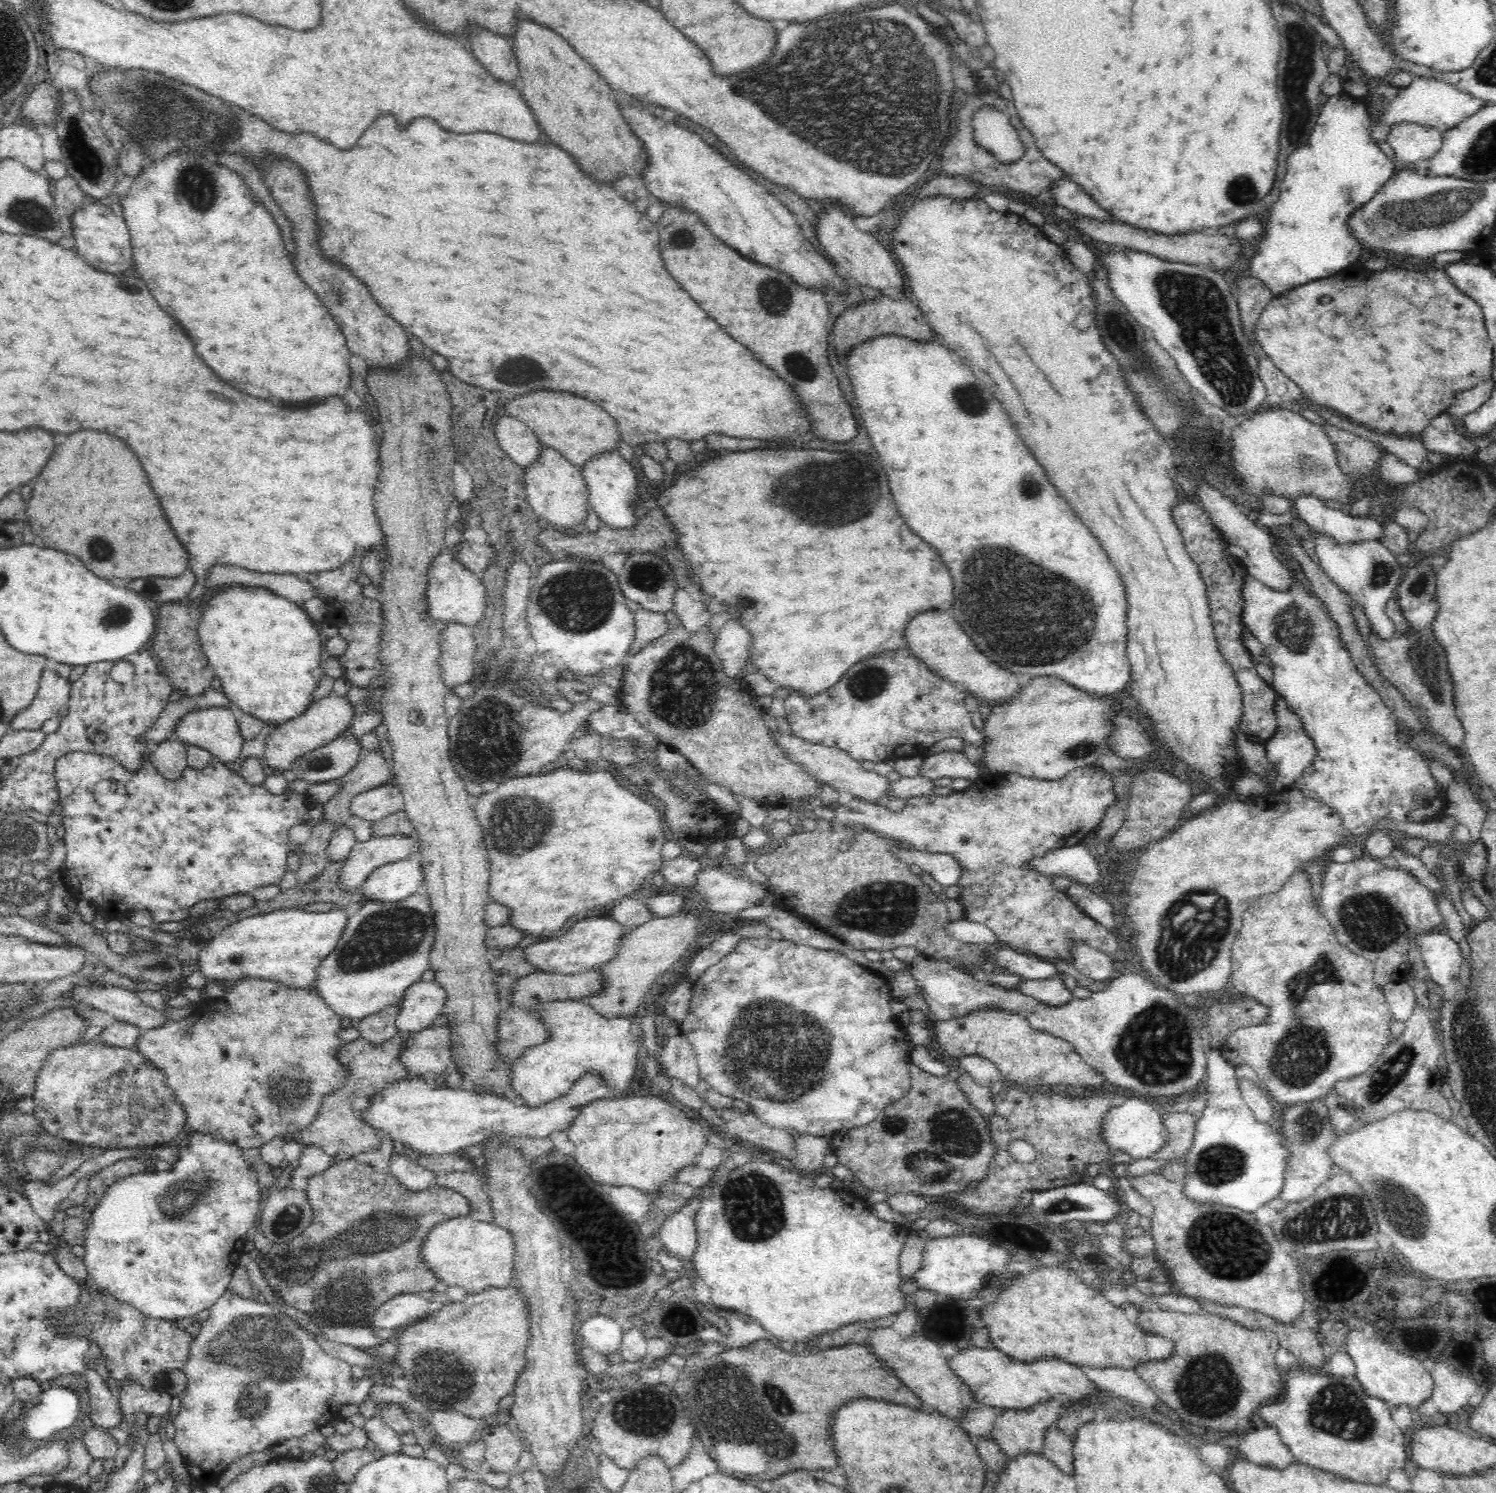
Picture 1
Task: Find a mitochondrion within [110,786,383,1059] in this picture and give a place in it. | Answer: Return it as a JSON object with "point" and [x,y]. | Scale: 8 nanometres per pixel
{"point":[160,965]}

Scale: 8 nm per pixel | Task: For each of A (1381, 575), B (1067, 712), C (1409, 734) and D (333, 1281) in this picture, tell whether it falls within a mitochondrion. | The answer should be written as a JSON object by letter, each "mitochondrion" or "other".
{"A":"mitochondrion","B":"other","C":"other","D":"mitochondrion"}

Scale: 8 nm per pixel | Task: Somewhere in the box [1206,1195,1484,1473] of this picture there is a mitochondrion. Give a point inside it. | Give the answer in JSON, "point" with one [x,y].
{"point":[1337,1411]}

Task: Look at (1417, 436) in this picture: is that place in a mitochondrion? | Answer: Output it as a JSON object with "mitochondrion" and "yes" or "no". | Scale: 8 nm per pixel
{"mitochondrion":"no"}

